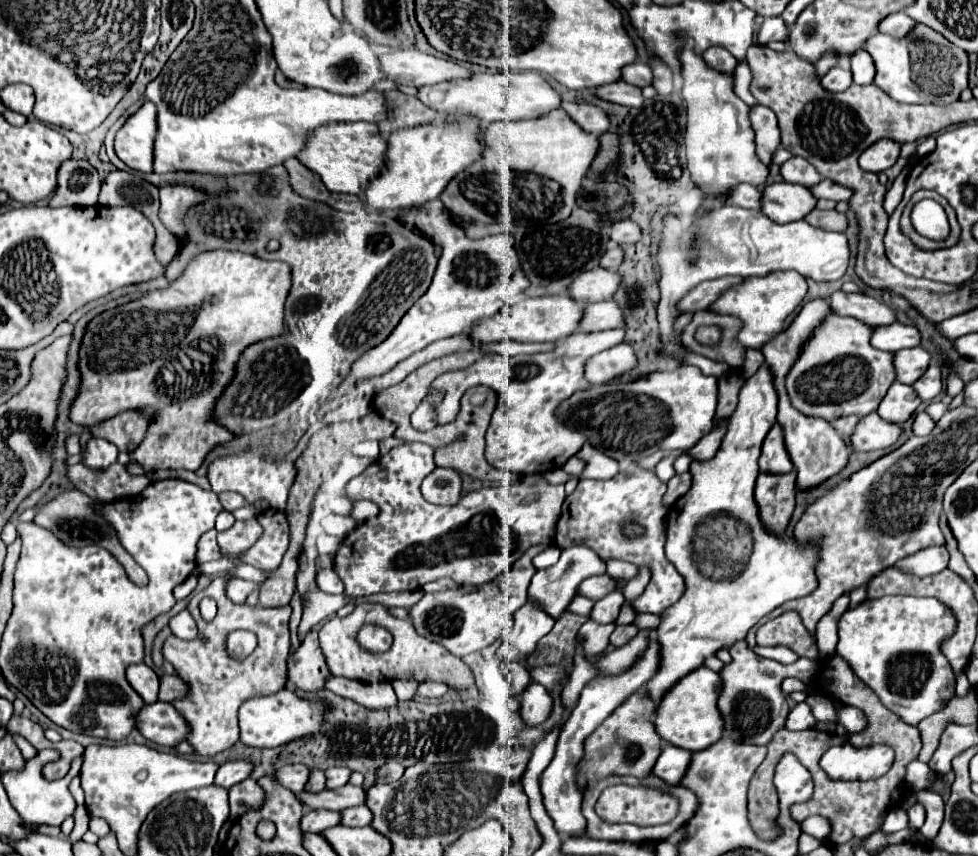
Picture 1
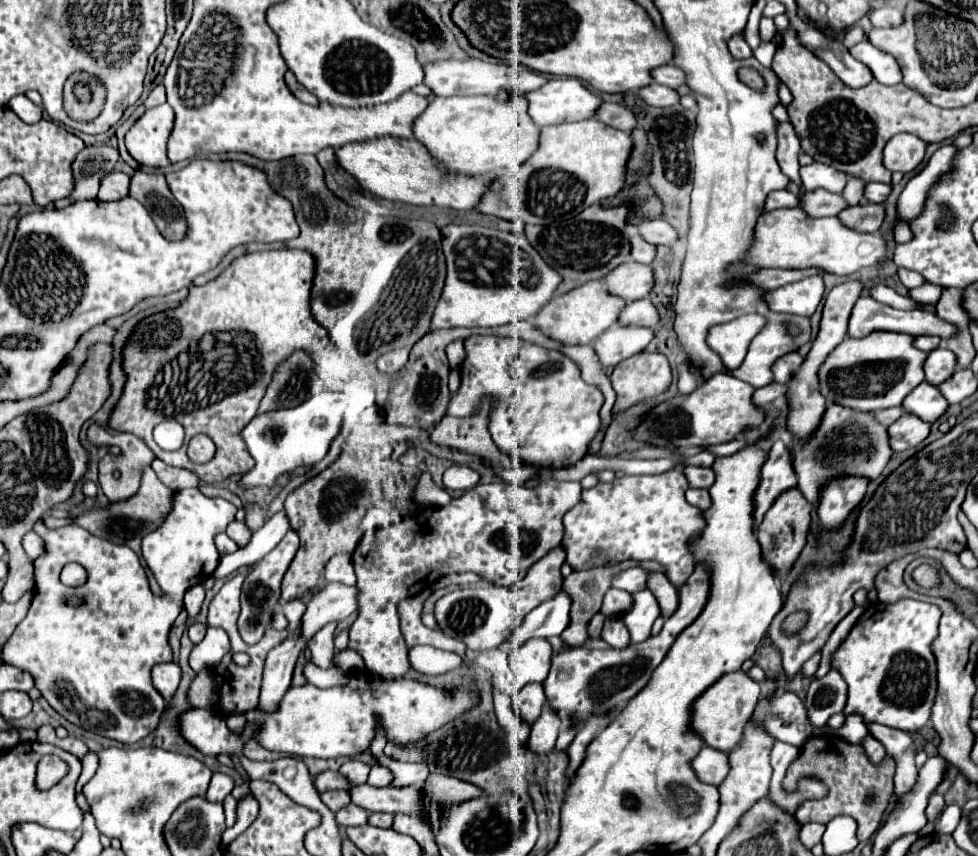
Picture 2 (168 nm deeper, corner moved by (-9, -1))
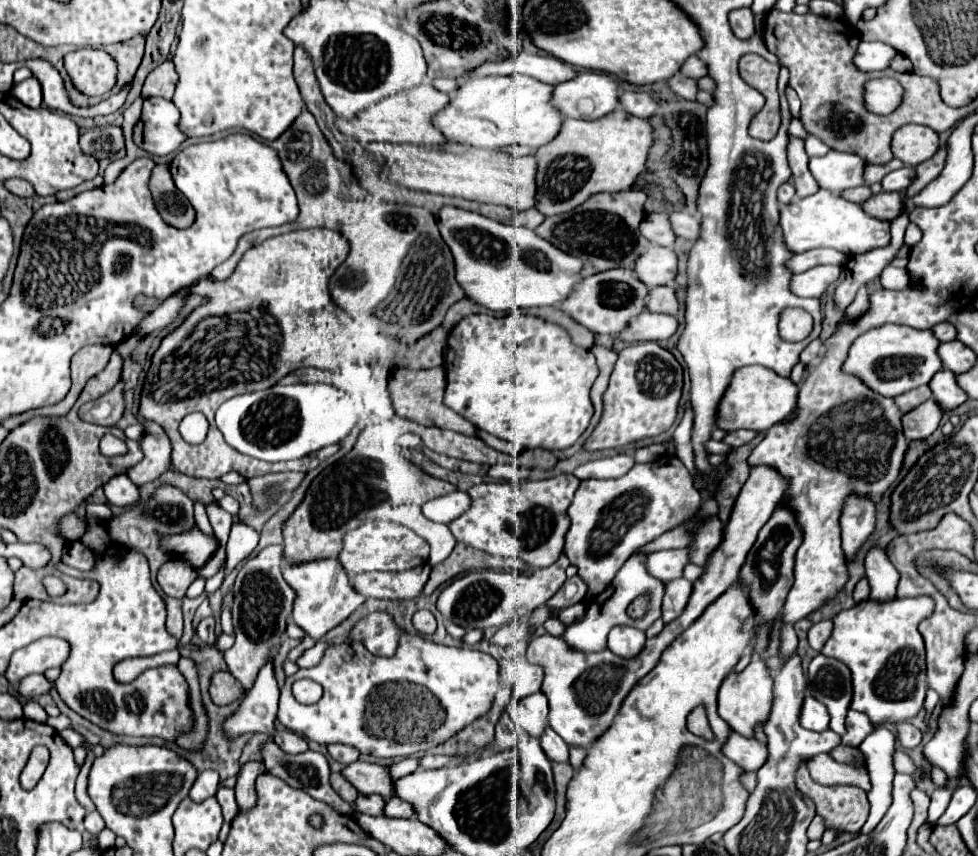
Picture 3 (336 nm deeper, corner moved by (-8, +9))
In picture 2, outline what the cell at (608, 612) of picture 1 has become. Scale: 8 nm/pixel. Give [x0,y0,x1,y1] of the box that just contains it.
[601,616,629,648]

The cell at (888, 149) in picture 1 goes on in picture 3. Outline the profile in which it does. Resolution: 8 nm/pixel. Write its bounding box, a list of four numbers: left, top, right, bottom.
[892,126,940,166]

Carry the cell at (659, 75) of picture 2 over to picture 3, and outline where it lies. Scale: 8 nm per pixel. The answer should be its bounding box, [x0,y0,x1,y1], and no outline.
[680,56,708,78]

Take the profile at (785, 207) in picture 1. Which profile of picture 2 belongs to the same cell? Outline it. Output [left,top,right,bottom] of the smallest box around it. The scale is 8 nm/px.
[799,190,847,218]

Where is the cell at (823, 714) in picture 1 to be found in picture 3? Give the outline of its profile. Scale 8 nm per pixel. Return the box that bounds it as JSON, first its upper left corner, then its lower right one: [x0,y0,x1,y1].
[842,710,874,746]

